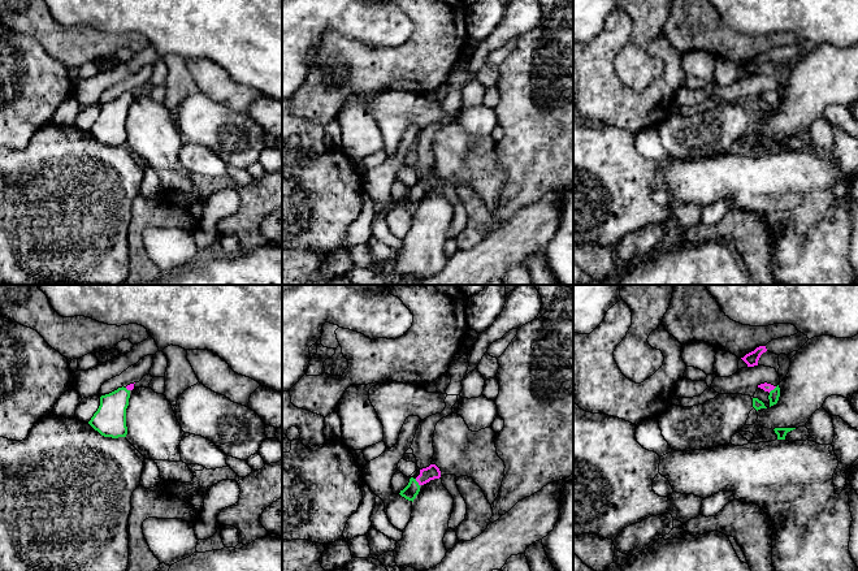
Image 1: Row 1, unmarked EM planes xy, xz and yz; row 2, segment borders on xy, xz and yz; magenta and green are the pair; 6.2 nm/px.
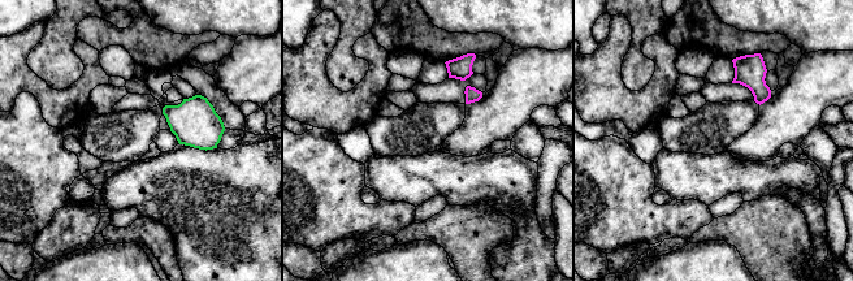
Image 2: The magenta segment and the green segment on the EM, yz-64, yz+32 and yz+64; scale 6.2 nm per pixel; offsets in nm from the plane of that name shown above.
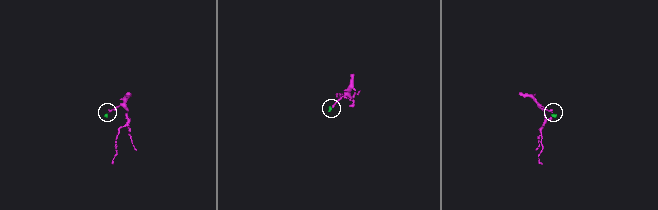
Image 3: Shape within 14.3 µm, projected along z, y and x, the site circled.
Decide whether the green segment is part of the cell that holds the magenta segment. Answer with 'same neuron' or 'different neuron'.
same neuron

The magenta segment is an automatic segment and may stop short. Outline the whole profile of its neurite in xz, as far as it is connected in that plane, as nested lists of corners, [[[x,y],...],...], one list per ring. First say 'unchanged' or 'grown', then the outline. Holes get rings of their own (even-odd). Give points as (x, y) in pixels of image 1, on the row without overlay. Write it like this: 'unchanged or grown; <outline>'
grown; [[[430,173],[429,176],[420,178],[420,183],[416,187],[411,186],[408,194],[403,199],[400,199],[399,203],[406,208],[413,211],[413,208],[420,200],[421,194],[439,186],[439,177],[436,173]]]

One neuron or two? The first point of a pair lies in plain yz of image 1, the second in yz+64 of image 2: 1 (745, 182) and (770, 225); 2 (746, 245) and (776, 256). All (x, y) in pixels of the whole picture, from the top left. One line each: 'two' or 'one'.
1: two
2: one

